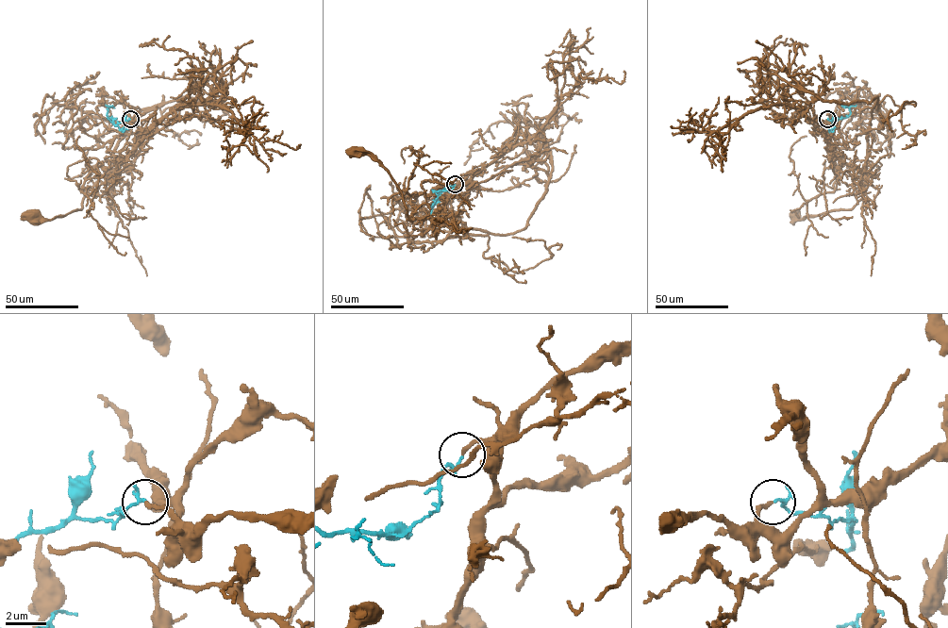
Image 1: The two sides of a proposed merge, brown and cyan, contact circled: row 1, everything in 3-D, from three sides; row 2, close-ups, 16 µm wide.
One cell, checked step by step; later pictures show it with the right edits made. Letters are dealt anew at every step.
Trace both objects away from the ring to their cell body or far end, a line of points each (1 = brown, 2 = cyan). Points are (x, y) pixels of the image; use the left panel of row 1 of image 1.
1: (130, 119), (131, 133), (119, 152), (124, 158), (91, 189), (81, 209), (52, 220), (30, 214)
2: (130, 119), (114, 124), (107, 114), (110, 106), (108, 106)

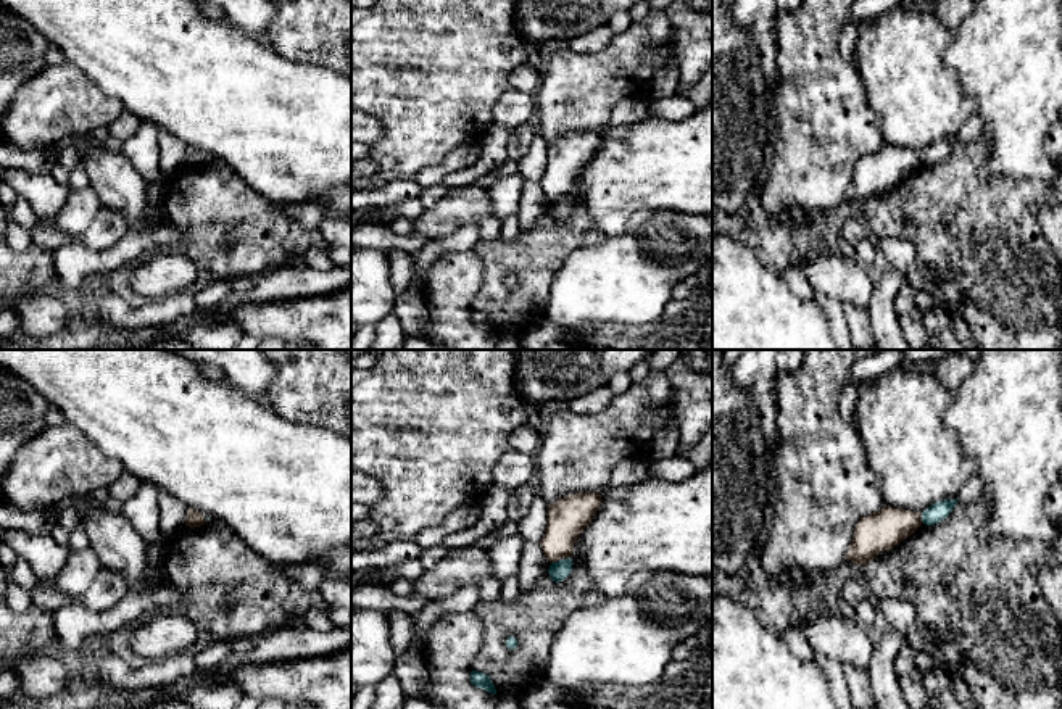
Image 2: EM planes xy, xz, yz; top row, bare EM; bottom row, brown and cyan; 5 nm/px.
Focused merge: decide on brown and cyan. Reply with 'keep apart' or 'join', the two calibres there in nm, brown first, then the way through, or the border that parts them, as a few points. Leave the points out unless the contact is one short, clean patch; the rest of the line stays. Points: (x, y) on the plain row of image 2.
keep apart | 200/90 nm | along xz (568, 195), (551, 202)

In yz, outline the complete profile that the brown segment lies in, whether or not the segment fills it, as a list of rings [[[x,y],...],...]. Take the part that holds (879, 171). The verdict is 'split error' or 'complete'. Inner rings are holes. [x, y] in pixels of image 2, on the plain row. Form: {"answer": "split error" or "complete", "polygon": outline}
{"answer": "complete", "polygon": [[[883,145],[857,161],[846,198],[865,205],[912,174],[922,163],[920,151]]]}

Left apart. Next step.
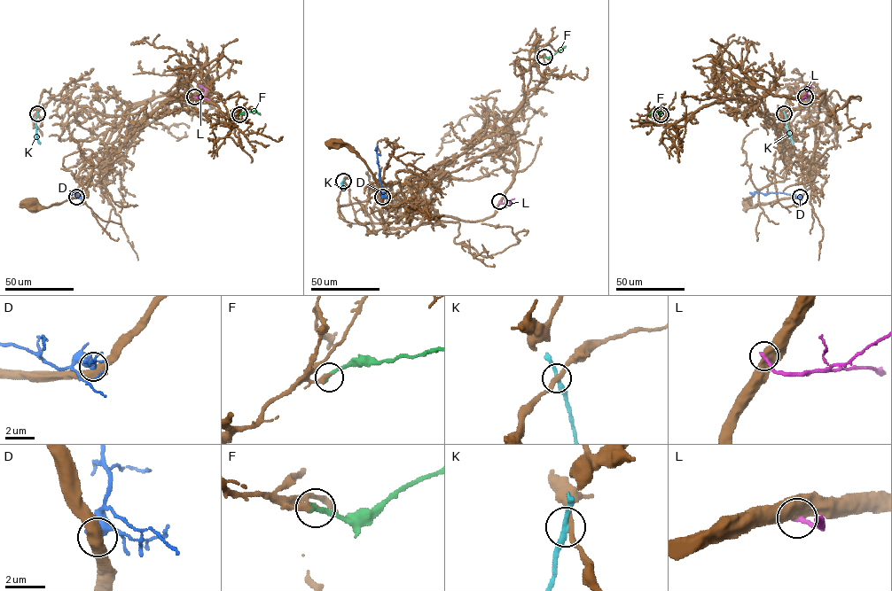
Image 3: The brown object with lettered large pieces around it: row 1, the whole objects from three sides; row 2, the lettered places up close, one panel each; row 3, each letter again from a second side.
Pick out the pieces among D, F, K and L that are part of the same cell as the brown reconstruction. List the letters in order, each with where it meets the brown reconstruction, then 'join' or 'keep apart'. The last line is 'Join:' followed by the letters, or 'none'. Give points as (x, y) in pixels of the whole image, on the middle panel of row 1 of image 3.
D: meets brown at (382, 197); keep apart
F: meets brown at (544, 57); join
K: meets brown at (343, 181); join
L: meets brown at (499, 201); keep apart
Join: F, K

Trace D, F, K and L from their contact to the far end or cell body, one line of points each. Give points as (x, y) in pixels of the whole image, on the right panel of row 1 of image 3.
D: (800, 197), (783, 193), (749, 192)
F: (661, 114), (653, 111), (650, 114)
K: (784, 113), (793, 143)
L: (805, 97), (810, 84)

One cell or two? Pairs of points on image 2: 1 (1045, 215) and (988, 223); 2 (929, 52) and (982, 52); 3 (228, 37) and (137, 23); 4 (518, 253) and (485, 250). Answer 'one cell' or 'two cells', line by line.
1: two cells
2: two cells
3: one cell
4: one cell

